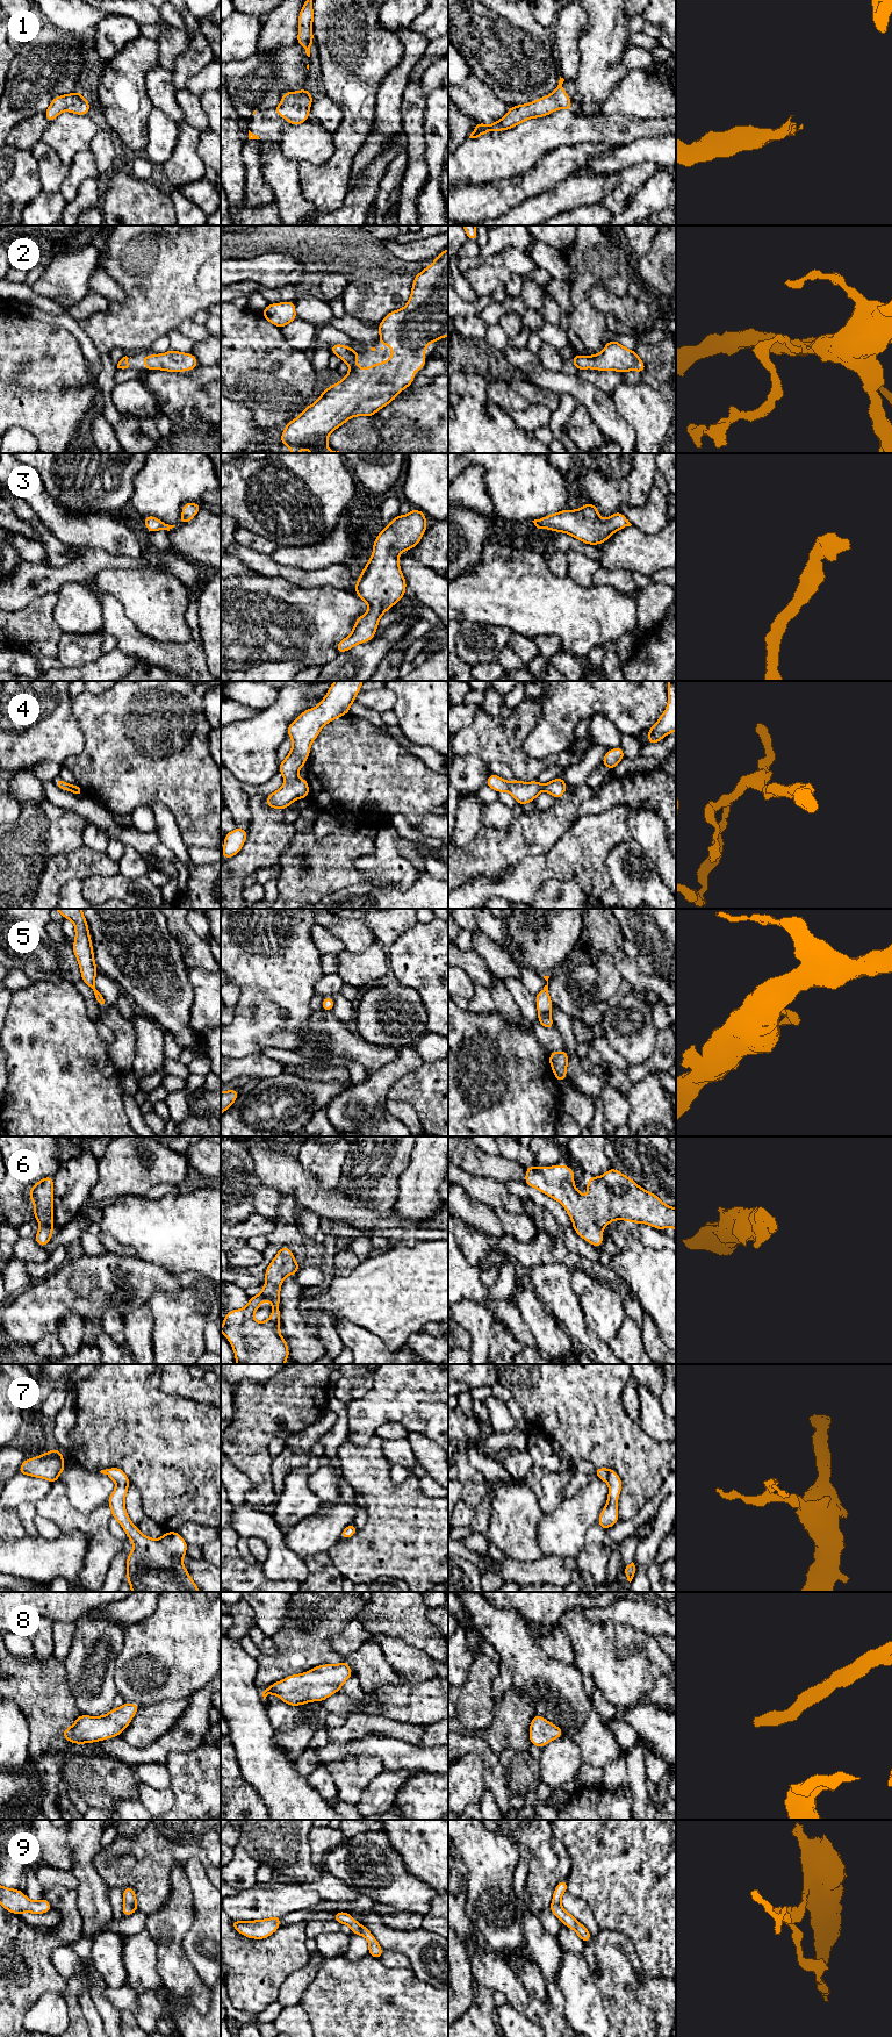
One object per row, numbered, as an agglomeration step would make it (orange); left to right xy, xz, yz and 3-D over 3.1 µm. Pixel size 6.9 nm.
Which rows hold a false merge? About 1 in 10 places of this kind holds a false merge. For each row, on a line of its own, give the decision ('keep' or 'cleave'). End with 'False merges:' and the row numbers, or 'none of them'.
1: keep
2: keep
3: keep
4: keep
5: keep
6: keep
7: keep
8: keep
9: keep
False merges: none of them

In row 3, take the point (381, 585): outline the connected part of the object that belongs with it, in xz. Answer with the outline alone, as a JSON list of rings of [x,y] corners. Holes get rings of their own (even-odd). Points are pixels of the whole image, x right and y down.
[[[412,509],[404,516],[397,515],[387,528],[382,528],[373,544],[372,558],[361,571],[354,586],[357,595],[365,601],[369,610],[360,616],[353,626],[352,633],[336,645],[338,654],[344,653],[358,644],[374,638],[381,616],[396,604],[405,594],[407,581],[401,572],[398,554],[418,545],[426,531],[426,516],[423,511]]]

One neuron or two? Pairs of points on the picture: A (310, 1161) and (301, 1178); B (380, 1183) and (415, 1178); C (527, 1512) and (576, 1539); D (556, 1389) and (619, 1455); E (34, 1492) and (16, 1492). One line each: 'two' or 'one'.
A: two
B: two
C: two
D: one
E: one

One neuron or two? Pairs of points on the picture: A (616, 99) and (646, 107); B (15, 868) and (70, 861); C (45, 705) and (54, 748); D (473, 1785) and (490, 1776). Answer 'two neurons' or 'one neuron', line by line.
A: one neuron
B: two neurons
C: one neuron
D: two neurons

